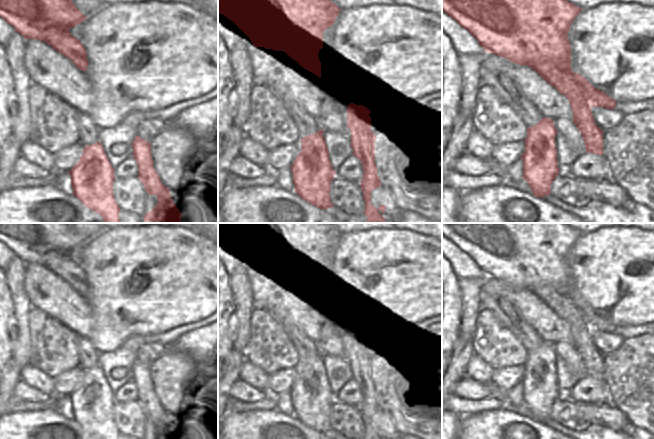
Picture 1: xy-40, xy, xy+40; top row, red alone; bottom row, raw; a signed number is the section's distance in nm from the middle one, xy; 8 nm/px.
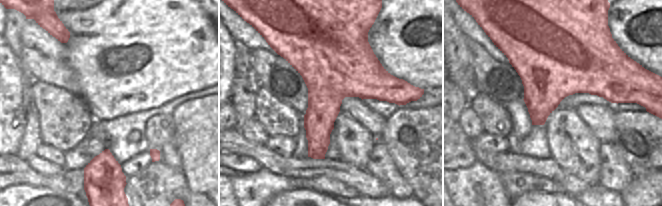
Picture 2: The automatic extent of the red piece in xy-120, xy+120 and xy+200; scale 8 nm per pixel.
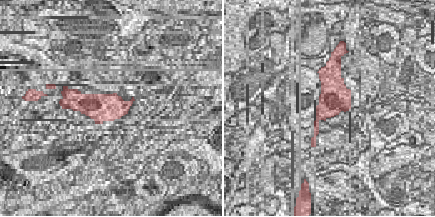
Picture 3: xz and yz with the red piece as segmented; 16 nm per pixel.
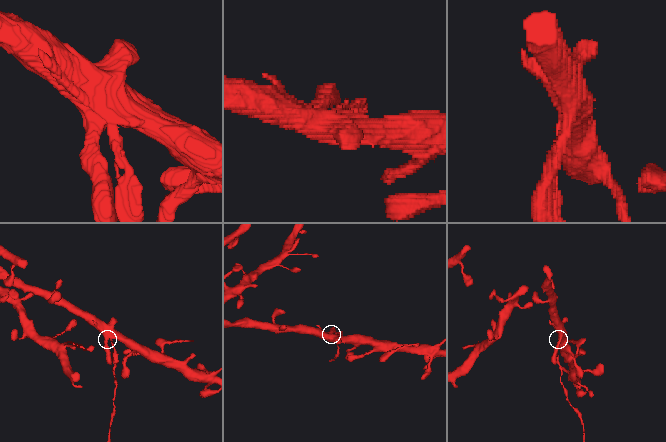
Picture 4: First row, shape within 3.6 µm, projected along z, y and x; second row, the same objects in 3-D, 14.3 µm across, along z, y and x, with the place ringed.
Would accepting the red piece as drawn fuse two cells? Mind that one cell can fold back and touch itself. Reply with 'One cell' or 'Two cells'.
Two cells

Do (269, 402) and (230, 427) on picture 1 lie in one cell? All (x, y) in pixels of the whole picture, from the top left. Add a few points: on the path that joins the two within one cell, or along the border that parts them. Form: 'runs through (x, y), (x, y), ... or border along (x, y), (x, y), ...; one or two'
border along (275, 407), (243, 412), (232, 410); two

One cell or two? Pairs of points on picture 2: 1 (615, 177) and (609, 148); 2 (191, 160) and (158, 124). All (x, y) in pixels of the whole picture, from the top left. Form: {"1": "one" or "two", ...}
{"1": "one", "2": "two"}

